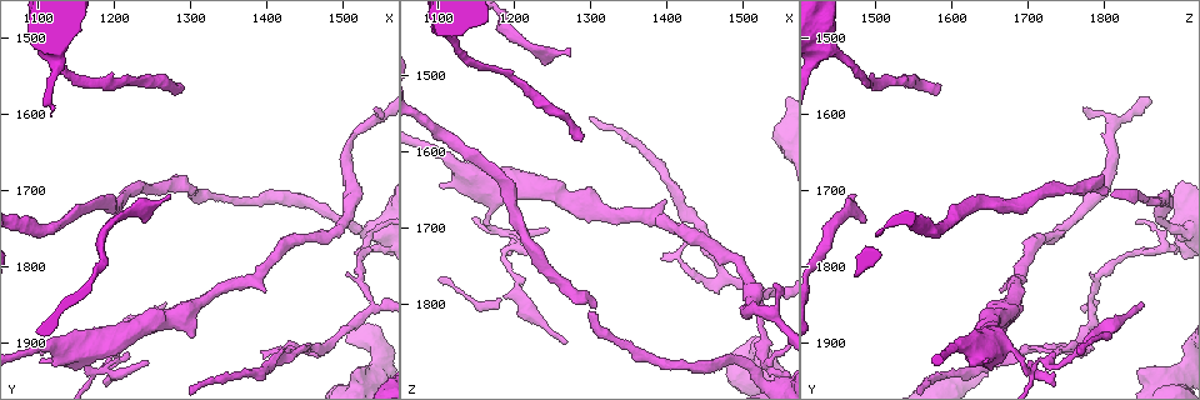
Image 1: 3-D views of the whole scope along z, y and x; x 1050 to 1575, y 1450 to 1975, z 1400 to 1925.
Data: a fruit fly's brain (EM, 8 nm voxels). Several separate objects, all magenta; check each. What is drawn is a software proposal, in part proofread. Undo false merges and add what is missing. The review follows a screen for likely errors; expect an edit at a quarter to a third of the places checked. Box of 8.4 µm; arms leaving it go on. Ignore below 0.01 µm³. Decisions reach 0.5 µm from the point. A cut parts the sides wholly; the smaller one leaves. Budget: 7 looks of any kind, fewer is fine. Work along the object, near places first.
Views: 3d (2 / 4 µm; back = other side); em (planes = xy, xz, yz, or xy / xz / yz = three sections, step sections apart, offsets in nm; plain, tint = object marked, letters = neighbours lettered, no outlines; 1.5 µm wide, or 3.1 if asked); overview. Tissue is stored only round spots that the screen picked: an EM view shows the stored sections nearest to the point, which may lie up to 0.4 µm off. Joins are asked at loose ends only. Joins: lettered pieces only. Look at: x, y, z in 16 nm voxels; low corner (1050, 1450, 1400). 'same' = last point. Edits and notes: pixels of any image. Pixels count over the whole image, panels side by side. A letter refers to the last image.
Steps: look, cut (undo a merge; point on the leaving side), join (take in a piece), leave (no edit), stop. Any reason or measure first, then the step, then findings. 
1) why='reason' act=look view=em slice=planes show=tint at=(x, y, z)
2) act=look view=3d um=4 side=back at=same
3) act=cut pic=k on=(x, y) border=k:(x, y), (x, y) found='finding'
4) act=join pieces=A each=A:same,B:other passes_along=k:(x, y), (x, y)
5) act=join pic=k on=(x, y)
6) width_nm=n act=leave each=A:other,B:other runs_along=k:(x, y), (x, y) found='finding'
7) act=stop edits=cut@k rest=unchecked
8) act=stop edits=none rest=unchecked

why='sharp bend' act=look view=em slice=planes show=tint at=(1540, 1855, 1780)

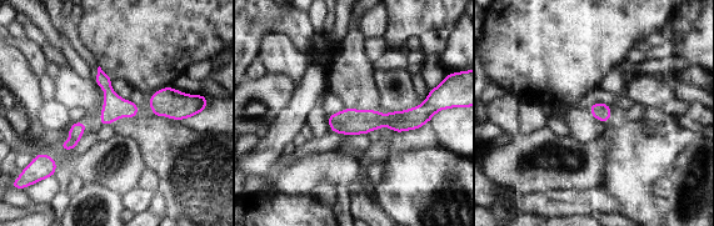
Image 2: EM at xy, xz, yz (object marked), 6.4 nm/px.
why='what lies round it' act=look view=em slice=planes show=letters at=same

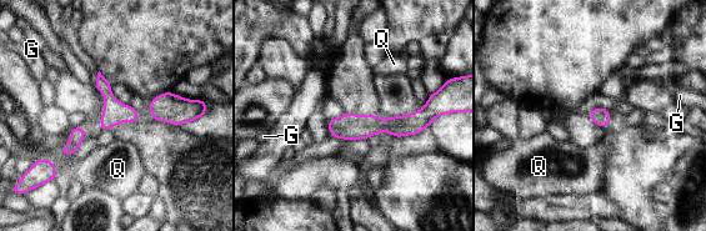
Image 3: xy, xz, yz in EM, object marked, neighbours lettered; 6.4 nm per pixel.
width_nm=110 act=leave each=G:other,Q:other border=3:(40, 156), (55, 166), (56, 176) found='one cell here'

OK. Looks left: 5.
why='branch stops here' act=look view=3d um=4 at=(1285, 1565, 1580)

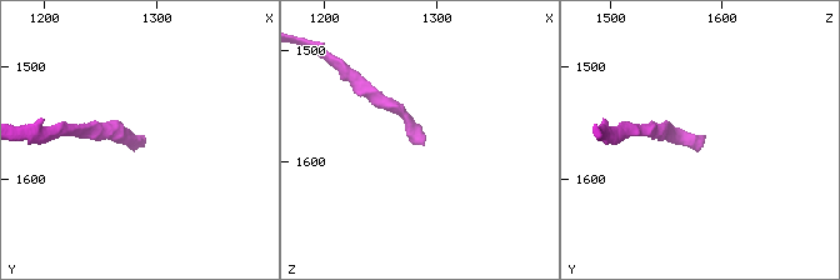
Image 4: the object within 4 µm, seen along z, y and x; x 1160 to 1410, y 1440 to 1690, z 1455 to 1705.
why='need the tissue' act=look view=em slice=yz step=8 show=letters at=(1290, 1564, 1584)

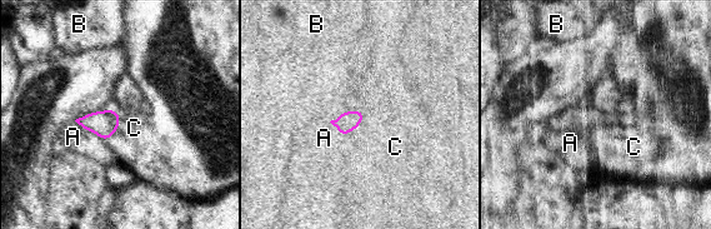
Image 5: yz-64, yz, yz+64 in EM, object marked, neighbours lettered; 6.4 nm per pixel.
act=join pieces=C each=A:other,B:other,C:same found='the cell continues'

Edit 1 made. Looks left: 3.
why='redraw' act=look view=overview

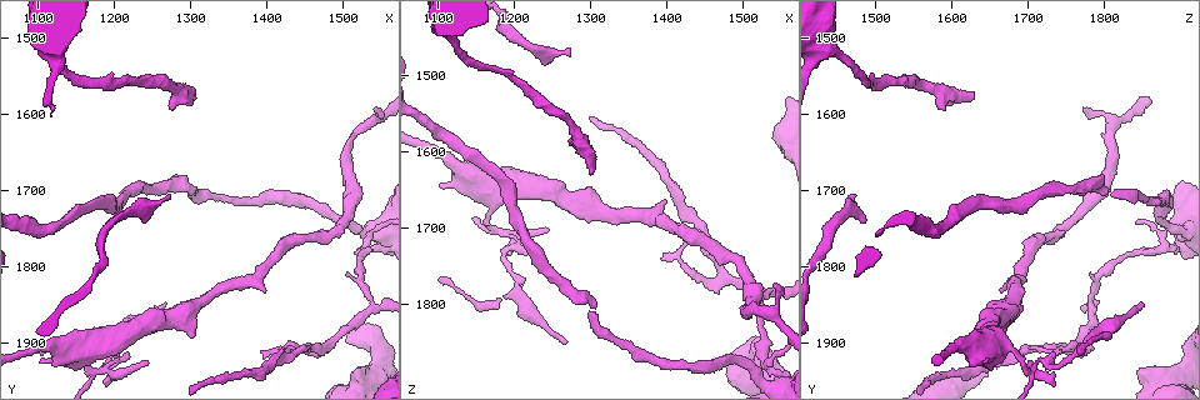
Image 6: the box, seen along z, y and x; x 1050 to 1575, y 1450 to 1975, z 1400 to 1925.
why='sharp bend' act=look view=3d um=2 at=(1200, 1945, 1710)

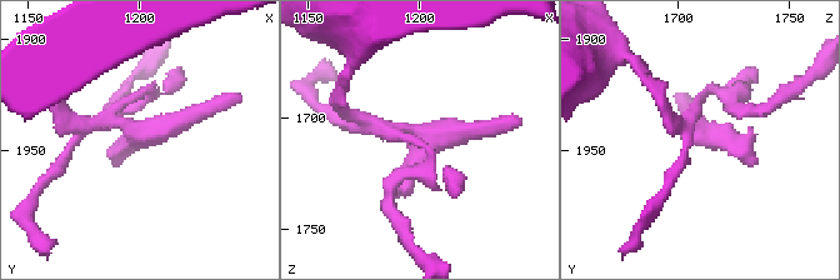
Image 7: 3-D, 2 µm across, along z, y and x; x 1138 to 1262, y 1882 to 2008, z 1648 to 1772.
act=look view=em slice=planes show=letters at=(1201, 1940, 1711)

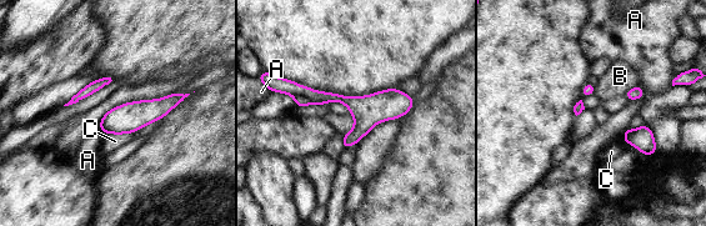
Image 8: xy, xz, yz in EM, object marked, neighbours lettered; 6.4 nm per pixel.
longest_contact=C:180nm act=cut pic=8 on=(299, 101) each=A:other,B:other,C:other border=8:(294, 96), (305, 96), (313, 103) found='a second cell is stuck on'

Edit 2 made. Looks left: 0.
act=stop edits=join@5,cut@8 rest=unchecked

